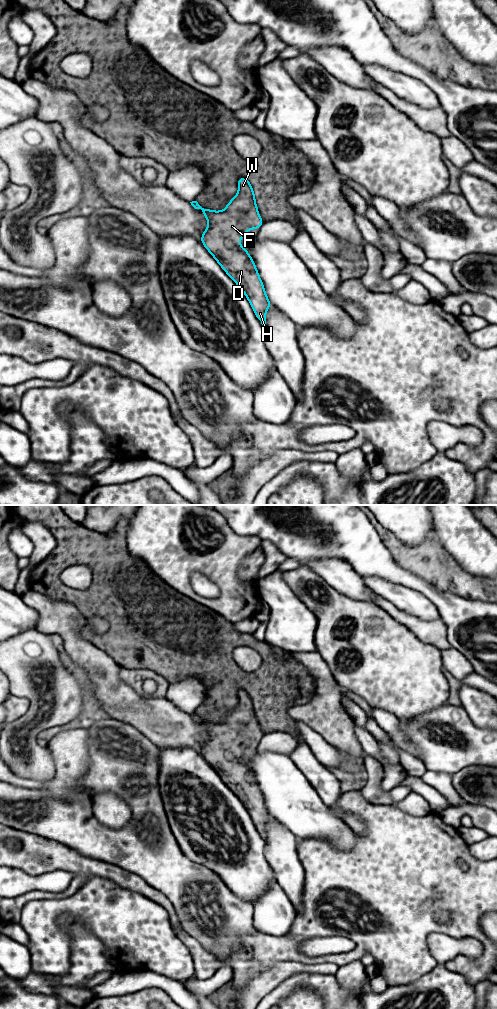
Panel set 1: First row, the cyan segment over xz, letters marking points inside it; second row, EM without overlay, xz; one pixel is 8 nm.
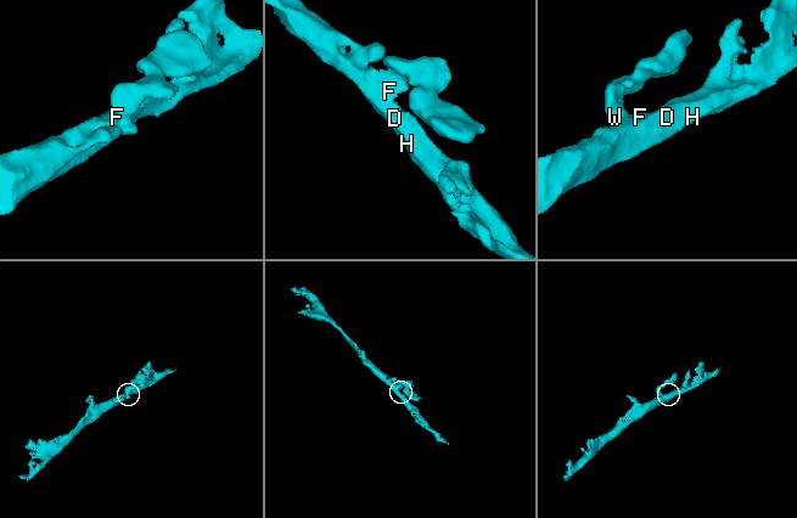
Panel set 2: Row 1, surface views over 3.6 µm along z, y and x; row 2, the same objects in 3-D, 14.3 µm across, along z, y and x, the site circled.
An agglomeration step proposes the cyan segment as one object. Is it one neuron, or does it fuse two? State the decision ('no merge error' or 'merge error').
no merge error

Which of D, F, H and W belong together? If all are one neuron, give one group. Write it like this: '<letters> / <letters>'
D F H W

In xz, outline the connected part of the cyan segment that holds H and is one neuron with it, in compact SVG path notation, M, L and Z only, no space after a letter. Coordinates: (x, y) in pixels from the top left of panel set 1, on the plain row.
M244 689L238 691L238 706L232 710L223 723L213 723L203 720L197 713L190 714L195 721L204 725L208 732L208 740L202 745L201 754L219 775L228 788L239 798L250 814L256 829L266 838L266 823L272 815L268 812L255 775L247 762L239 756L250 741L259 741L263 732L259 727L255 706L250 694Z

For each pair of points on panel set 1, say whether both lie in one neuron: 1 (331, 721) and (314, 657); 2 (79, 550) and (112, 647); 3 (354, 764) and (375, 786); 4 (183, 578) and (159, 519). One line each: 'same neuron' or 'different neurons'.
1: same neuron
2: same neuron
3: different neurons
4: same neuron

